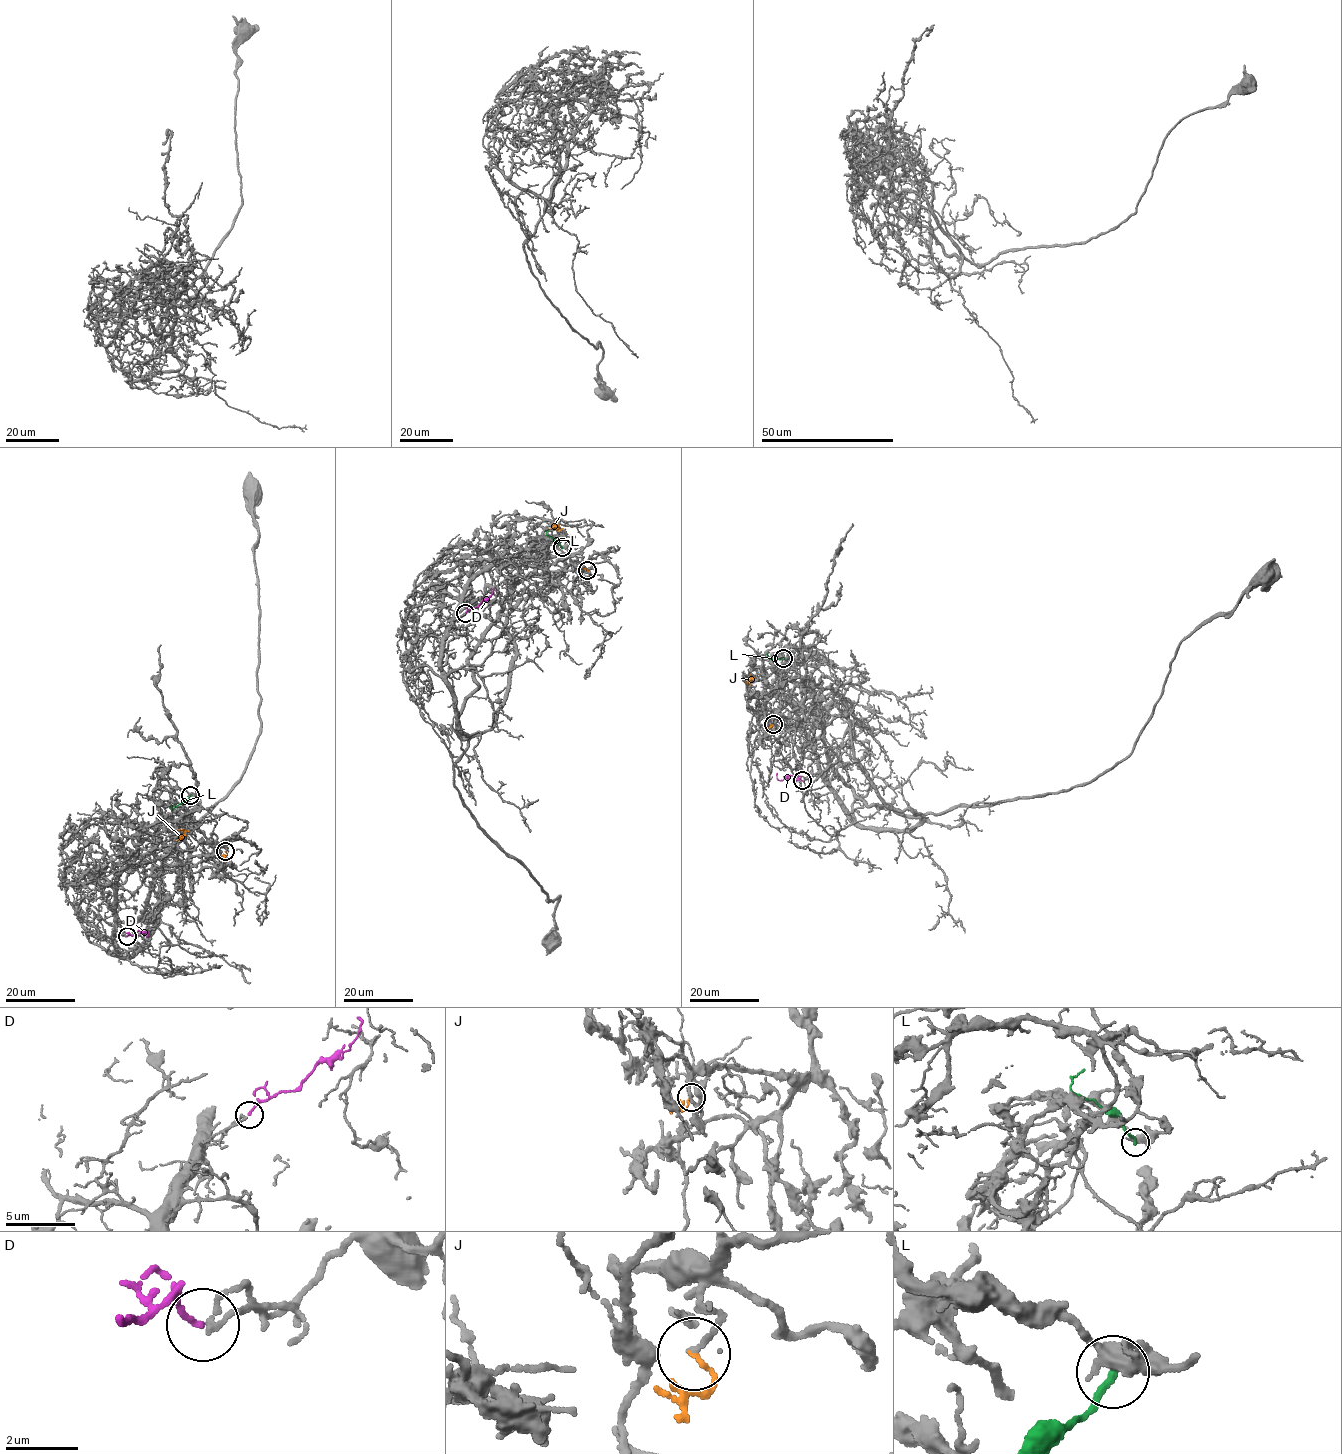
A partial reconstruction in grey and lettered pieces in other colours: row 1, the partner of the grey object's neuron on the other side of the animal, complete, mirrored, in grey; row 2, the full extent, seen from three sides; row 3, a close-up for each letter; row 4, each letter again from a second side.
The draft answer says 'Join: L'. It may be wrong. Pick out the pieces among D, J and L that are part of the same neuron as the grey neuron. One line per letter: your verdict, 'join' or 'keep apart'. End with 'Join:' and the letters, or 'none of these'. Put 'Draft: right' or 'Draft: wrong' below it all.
D: join
J: keep apart
L: keep apart
Join: D
Draft: wrong

